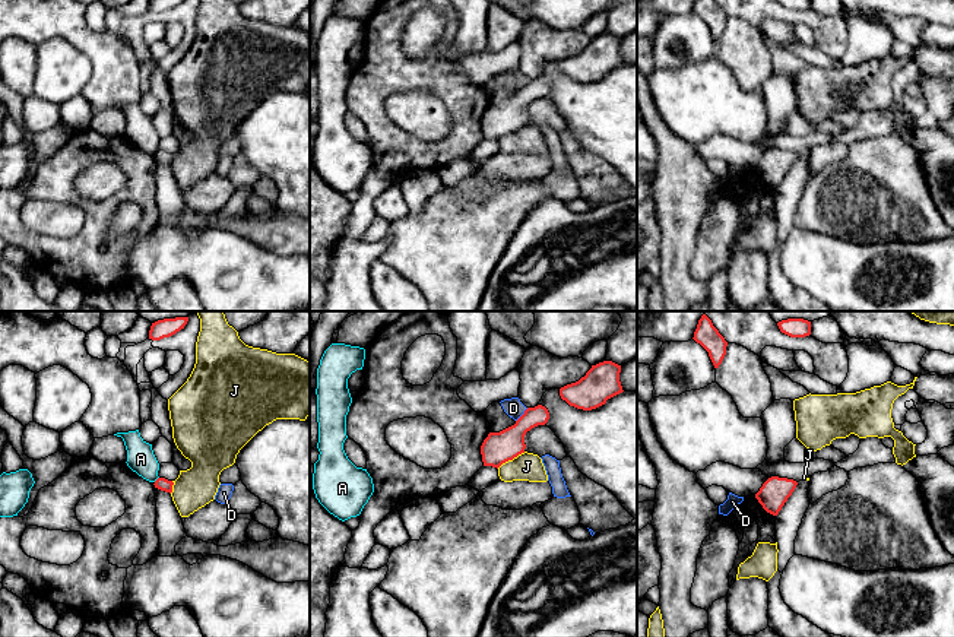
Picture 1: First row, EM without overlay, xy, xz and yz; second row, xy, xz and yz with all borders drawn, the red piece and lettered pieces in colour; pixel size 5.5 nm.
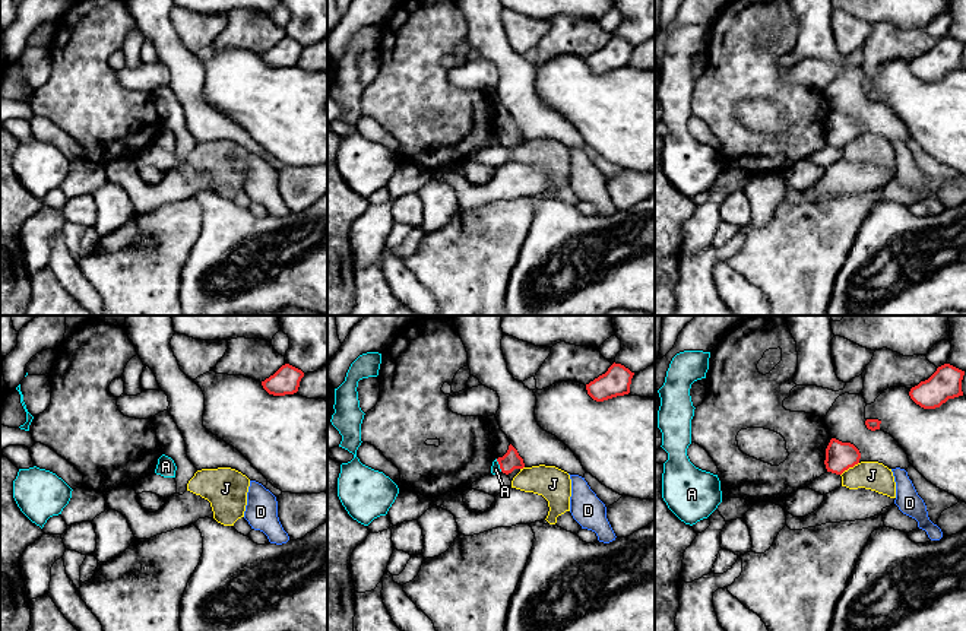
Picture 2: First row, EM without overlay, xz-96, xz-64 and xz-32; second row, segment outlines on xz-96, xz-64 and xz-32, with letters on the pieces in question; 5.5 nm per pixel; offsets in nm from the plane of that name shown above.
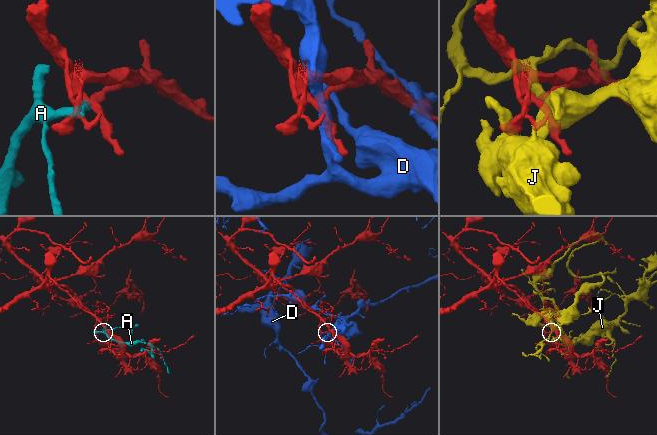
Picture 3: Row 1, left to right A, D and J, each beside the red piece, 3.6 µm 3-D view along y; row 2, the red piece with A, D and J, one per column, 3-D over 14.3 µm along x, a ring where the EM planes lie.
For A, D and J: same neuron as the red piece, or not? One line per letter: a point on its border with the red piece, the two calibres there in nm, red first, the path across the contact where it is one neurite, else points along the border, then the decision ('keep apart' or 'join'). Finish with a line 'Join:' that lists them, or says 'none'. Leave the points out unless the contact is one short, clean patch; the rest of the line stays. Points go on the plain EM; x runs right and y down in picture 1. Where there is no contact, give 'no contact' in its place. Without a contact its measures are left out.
A: xy (157, 152) | 70/160 nm | along xy (158, 149), (154, 154) | keep apart
D: xz (522, 88) | 180/100 nm | keep apart
J: xz (510, 132) | 180/160 nm | keep apart
Join: none

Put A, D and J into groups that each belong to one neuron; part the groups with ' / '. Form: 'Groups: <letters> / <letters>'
Groups: A / D / J

